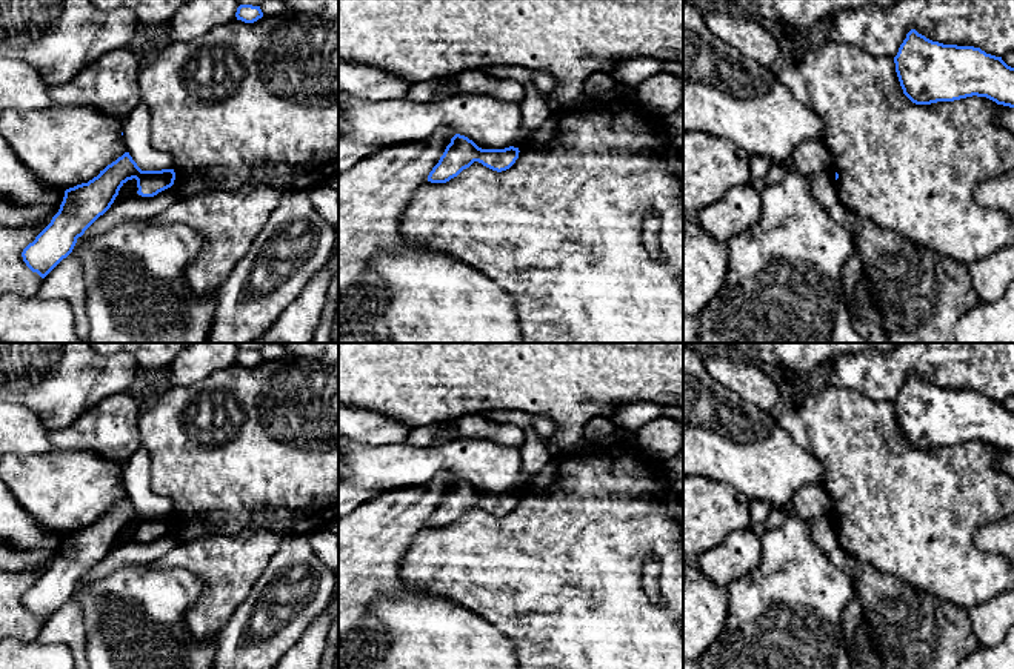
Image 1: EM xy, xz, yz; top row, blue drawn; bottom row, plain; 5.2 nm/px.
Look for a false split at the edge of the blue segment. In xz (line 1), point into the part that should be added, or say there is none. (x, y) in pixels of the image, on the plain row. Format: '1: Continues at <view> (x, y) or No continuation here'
1: No continuation here

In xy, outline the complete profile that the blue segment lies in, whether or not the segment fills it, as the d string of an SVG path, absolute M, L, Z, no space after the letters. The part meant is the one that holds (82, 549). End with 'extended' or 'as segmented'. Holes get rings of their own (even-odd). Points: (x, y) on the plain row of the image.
M125 497L88 528L65 535L58 557L23 594L26 611L45 623L72 597L77 583L111 552L120 532L132 523L137 524L138 540L154 541L174 529L175 517L142 515L129 497Z; as segmented

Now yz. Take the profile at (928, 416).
M911 374L894 408L903 438L916 449L977 440L1014 452L1014 412L980 392L943 389Z; as segmented

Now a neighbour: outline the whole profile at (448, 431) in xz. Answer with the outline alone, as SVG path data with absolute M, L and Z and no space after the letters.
M448 420L448 421L442 423L439 432L435 434L432 444L451 441L455 438L460 438L460 434L459 434L457 426L455 426L455 420Z

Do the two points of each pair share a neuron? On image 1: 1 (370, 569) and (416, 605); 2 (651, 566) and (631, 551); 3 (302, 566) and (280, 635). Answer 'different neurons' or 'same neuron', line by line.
1: different neurons
2: different neurons
3: same neuron

